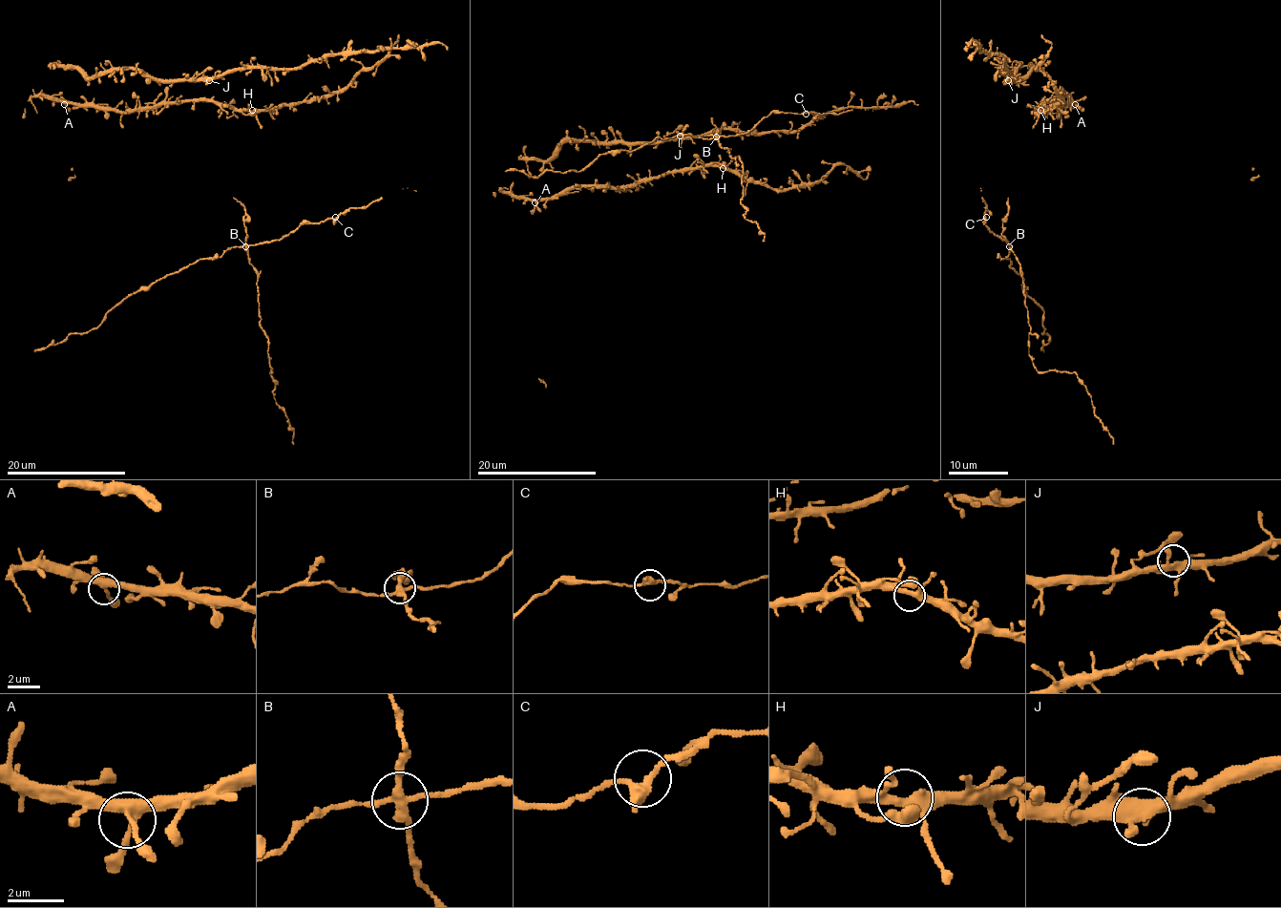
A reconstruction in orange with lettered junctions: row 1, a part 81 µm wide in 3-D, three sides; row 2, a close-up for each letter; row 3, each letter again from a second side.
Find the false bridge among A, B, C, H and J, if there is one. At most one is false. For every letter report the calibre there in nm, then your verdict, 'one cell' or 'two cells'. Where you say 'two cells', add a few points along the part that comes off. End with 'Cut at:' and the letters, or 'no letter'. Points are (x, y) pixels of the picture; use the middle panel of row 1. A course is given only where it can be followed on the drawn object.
A: calibre 300 nm; one cell
B: calibre 280 nm; two cells; course (717, 136), (730, 157), (739, 157), (744, 197), (741, 202), (746, 210), (744, 215), (755, 222), (765, 242)
C: calibre 280 nm; one cell
H: calibre 320 nm; one cell
J: calibre 400 nm; one cell
Cut at: B

